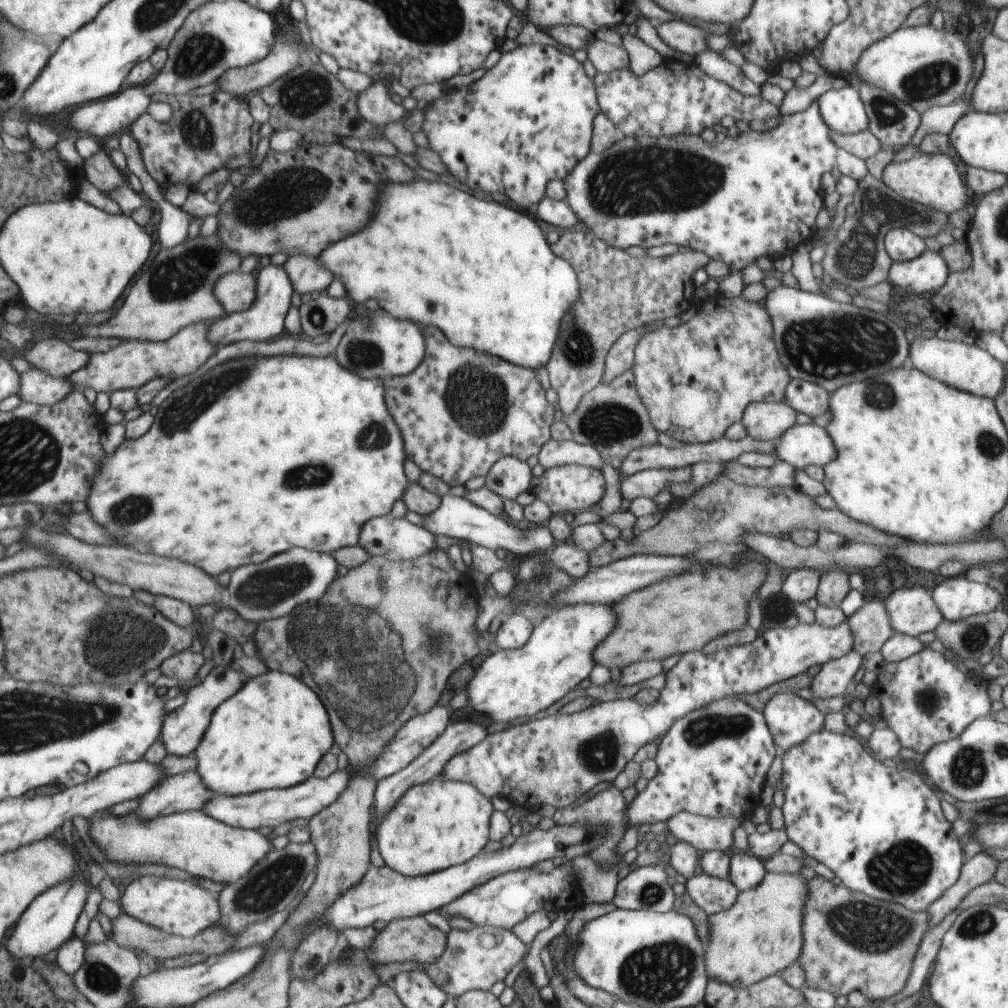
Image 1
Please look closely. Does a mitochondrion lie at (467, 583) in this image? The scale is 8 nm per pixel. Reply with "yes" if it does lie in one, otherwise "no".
no

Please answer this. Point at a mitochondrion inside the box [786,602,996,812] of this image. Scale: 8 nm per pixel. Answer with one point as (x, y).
(973, 639)

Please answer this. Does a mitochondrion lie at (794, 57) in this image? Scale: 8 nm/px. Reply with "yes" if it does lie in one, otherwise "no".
no

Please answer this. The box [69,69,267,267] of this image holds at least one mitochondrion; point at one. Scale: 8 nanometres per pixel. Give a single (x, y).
(197, 133)

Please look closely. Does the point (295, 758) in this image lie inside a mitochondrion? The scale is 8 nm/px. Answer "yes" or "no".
no

